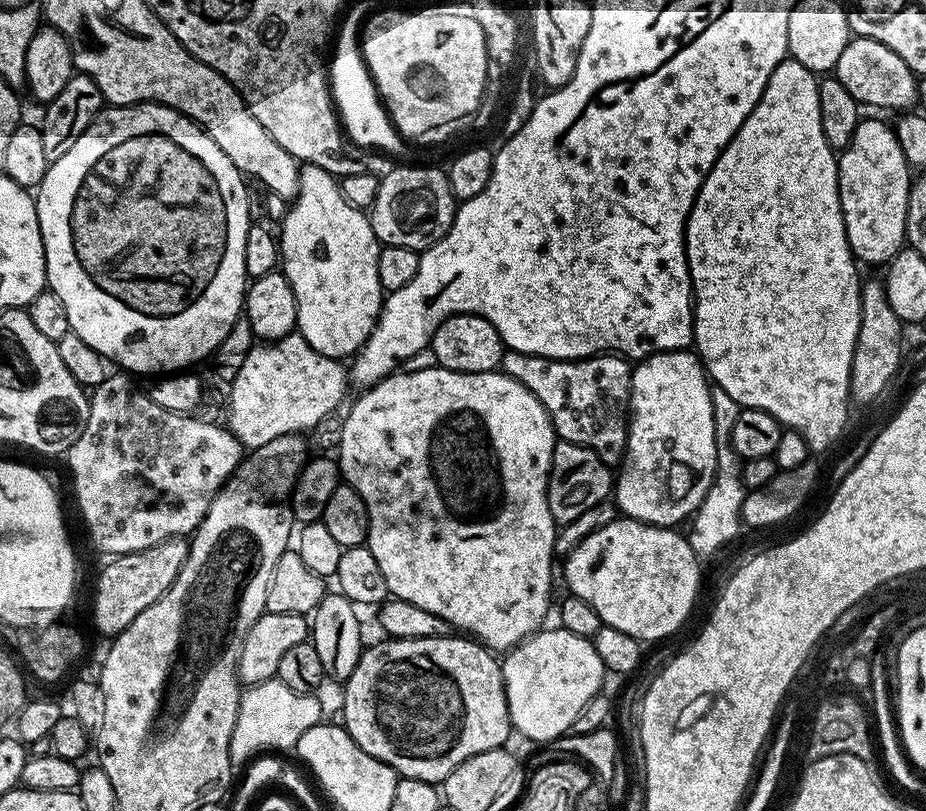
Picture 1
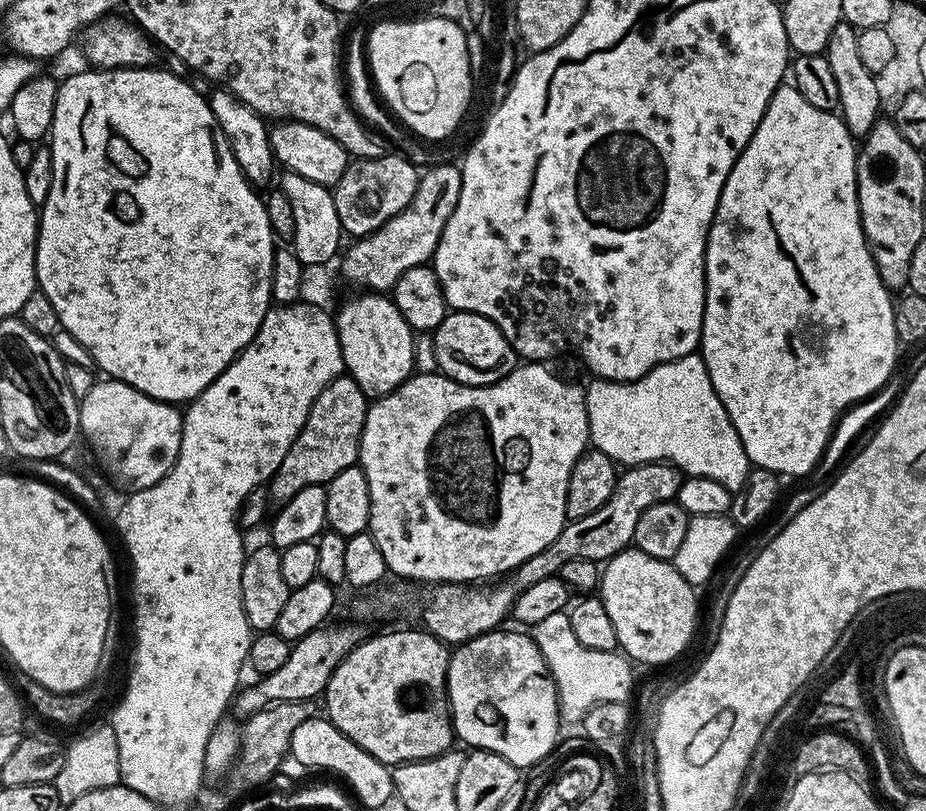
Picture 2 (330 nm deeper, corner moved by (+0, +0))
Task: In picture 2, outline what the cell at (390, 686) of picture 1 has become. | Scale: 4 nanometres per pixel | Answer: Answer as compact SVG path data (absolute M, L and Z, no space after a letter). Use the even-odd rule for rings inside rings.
M417 630L417 632L384 632L381 636L369 635L340 663L338 670L334 670L334 674L330 678L326 689L326 697L328 696L327 719L331 720L339 732L346 734L346 738L353 740L362 750L366 750L366 754L370 754L376 760L380 760L389 766L409 764L415 760L429 760L435 756L441 756L442 753L449 751L449 749L453 747L452 740L454 741L452 714L448 711L449 655L449 645L438 639L438 637L432 636L429 632L423 630Z

